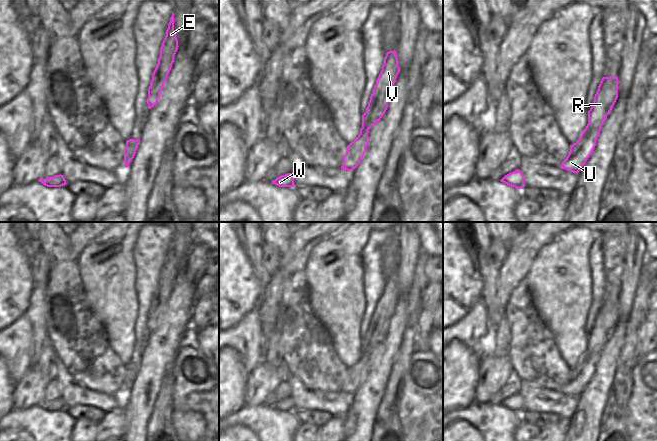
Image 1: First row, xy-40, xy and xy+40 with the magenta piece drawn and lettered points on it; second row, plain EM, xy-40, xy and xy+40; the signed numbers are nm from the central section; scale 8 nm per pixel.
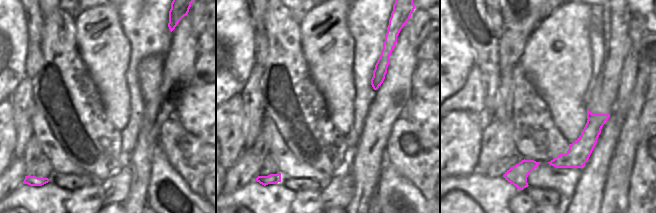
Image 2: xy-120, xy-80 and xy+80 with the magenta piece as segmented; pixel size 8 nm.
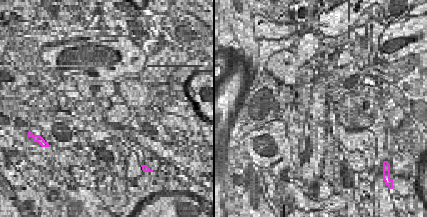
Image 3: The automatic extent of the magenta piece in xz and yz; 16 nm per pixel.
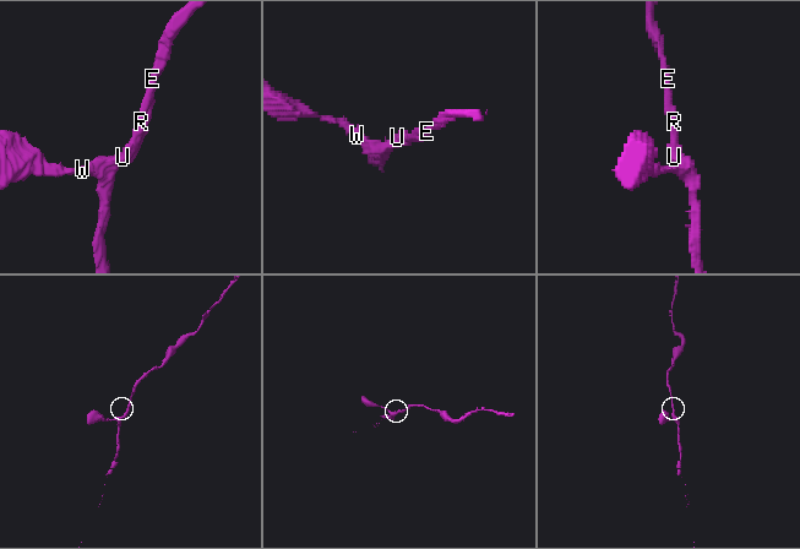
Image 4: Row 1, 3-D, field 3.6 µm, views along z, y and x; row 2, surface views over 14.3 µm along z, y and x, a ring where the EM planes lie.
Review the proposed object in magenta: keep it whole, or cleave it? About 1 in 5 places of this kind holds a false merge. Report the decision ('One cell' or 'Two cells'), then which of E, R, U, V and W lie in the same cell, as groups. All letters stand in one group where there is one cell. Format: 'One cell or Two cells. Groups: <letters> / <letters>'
One cell. Groups: E R U V W

